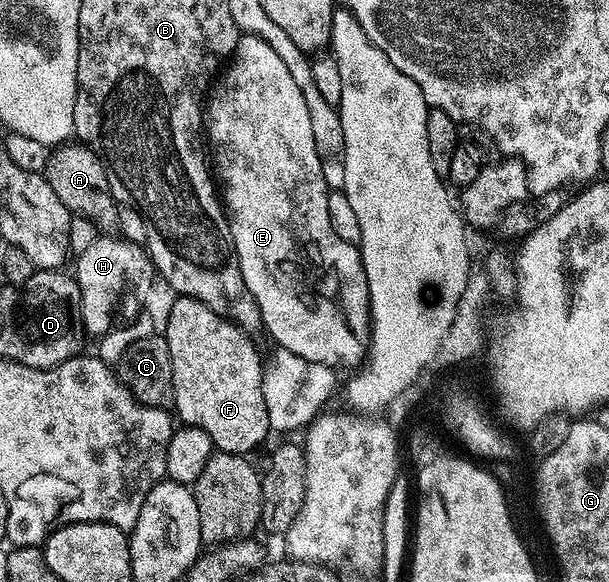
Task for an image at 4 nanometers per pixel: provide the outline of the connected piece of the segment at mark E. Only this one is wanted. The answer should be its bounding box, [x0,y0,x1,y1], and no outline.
[205,36,371,367]

